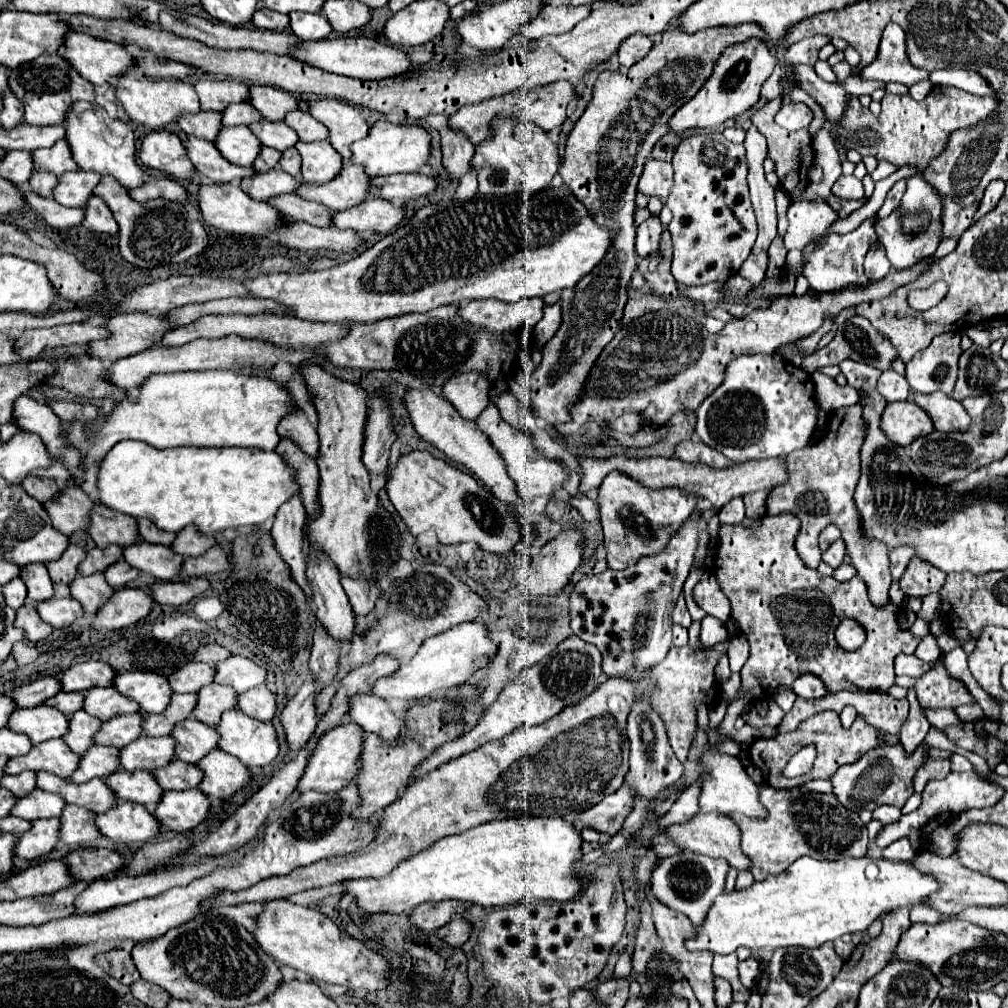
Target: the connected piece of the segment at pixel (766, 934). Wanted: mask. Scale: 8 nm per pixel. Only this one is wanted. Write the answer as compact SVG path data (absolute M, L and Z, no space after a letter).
M800 857L784 873L768 875L764 881L754 883L744 891L732 891L716 897L710 907L702 929L698 929L694 939L686 941L690 951L708 949L712 953L734 953L738 947L748 947L752 951L762 947L818 947L826 941L834 941L846 933L866 931L872 921L882 915L896 911L898 907L910 907L924 903L928 895L940 891L940 881L930 873L920 873L910 861L890 861L872 857L842 857L836 861L816 861L812 857Z

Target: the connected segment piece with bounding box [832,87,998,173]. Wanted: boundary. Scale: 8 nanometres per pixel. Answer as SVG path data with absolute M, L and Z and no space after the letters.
M932 87L932 93L924 101L916 101L906 95L886 93L882 99L882 113L874 117L870 109L862 107L856 97L850 99L848 109L840 123L832 129L834 137L842 137L846 149L856 149L860 155L874 155L886 159L896 167L914 165L922 173L936 155L944 151L944 143L950 133L962 127L974 127L982 119L988 119L998 109L998 101L992 97L976 97L956 87Z

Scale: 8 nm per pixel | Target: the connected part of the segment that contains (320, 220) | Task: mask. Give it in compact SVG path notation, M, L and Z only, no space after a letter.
M294 193L284 195L284 197L276 197L276 201L270 201L268 205L272 205L284 219L306 221L306 223L316 225L316 227L328 227L330 215L334 213L332 209L328 209L320 203L296 197Z

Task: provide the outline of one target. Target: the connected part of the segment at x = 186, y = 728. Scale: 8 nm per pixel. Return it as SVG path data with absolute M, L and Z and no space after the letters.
M192 717L184 723L180 721L180 725L172 729L170 737L176 741L176 759L184 763L196 763L206 753L216 749L218 743L218 733Z

